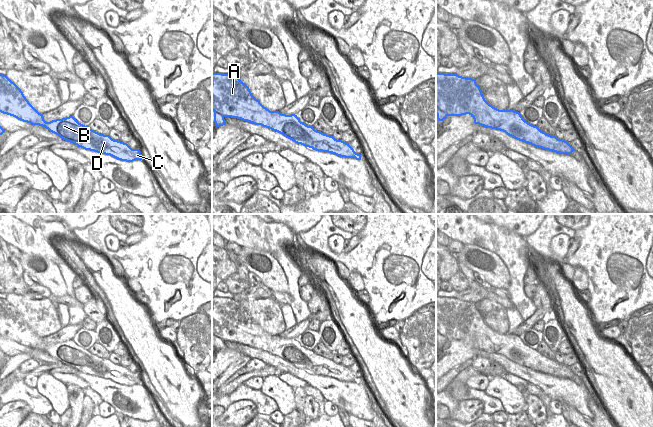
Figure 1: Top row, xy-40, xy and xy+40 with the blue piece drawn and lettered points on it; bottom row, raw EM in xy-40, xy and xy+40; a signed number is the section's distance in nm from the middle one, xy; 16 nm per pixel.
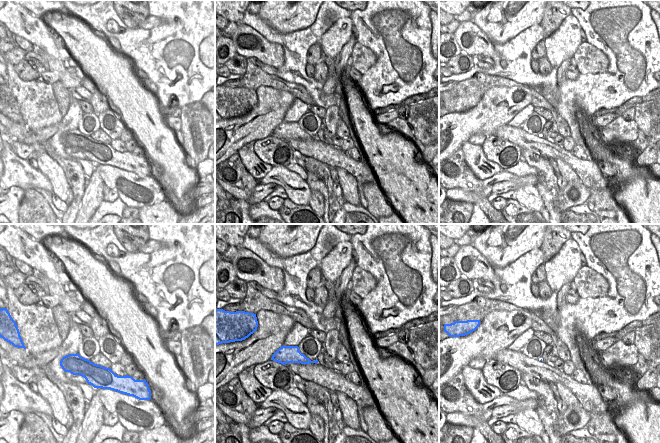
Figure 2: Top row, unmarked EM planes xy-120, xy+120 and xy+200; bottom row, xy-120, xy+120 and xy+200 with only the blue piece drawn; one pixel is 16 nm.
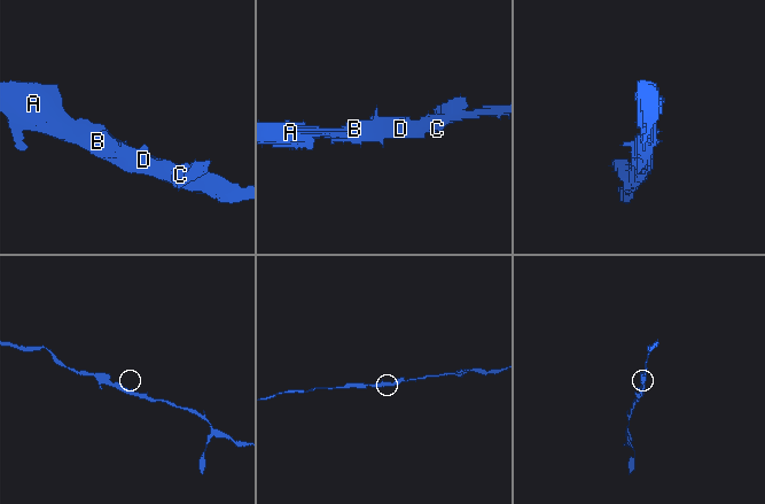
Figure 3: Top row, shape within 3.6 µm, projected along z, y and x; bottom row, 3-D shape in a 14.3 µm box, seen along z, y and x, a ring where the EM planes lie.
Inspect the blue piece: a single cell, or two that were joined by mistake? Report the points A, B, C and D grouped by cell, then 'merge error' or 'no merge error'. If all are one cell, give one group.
A B C D | no merge error

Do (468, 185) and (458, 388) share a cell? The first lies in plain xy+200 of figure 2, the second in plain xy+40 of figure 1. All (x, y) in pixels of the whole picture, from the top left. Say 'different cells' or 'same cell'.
same cell

